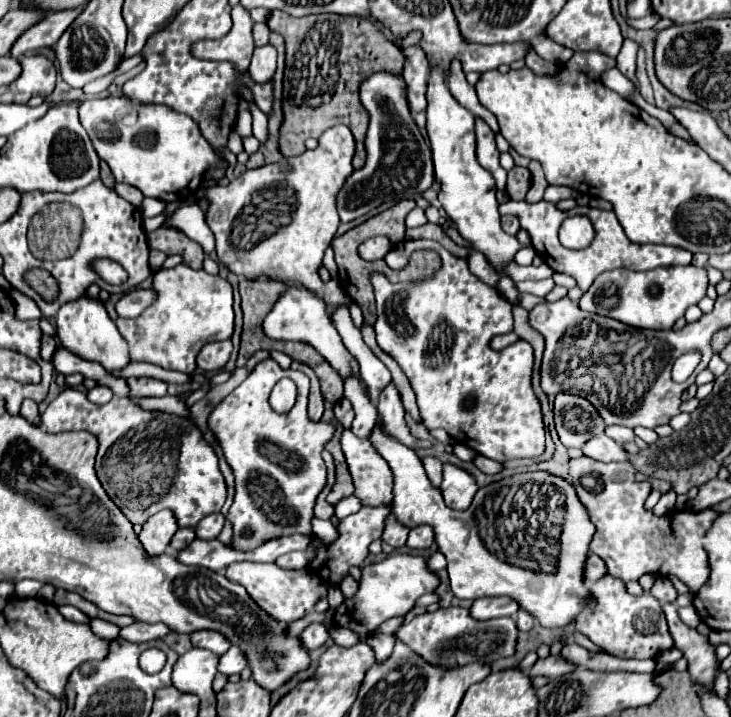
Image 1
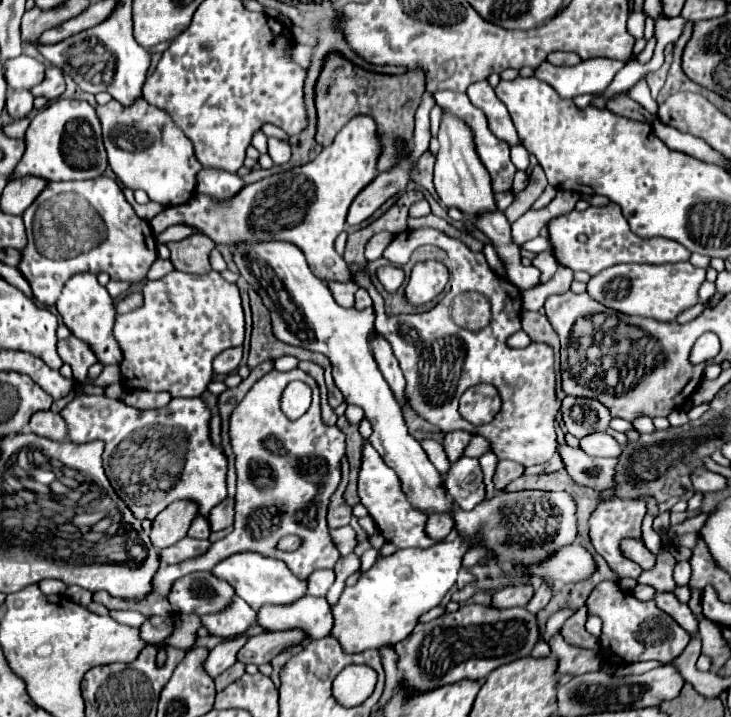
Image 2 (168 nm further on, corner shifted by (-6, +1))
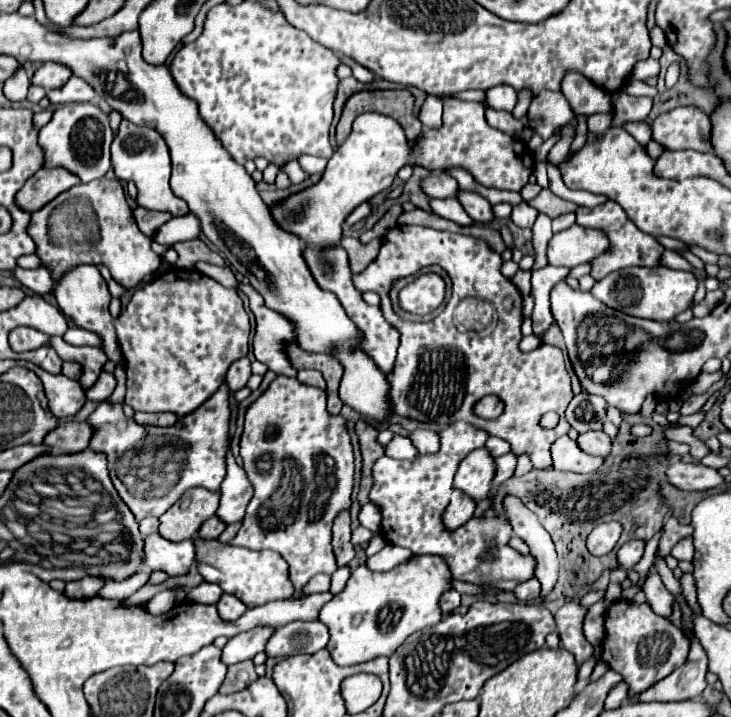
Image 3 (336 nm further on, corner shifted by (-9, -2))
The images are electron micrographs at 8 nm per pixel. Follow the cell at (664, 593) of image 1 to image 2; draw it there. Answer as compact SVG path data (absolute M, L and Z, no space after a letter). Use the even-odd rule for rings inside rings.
M664 552L657 556L655 566L650 570L644 570L636 579L638 584L650 585L656 590L674 590L676 582L672 578L674 570L674 556L670 552Z

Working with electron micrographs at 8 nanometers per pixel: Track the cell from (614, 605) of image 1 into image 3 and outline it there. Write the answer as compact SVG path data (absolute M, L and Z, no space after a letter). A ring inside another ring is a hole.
M619 599L605 611L605 641L601 649L601 659L623 675L629 683L629 695L651 687L653 681L669 675L677 665L683 665L689 653L687 635L673 625L669 619L653 613L649 603L637 605Z

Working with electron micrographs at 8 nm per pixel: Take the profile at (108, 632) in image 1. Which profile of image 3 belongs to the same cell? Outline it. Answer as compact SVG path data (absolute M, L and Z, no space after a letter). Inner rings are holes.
M161 591L161 593L157 593L155 597L151 597L147 603L145 603L145 609L149 611L149 613L153 613L153 615L159 615L159 613L165 613L165 611L169 611L173 605L175 605L175 601L177 599L183 599L185 597L185 591L181 591L181 593L171 593L171 591Z

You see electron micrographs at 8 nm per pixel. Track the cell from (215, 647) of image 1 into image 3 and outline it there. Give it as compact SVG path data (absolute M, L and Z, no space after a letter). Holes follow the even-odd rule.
M223 593L223 597L217 603L217 611L223 621L237 621L247 611L247 607L237 597Z

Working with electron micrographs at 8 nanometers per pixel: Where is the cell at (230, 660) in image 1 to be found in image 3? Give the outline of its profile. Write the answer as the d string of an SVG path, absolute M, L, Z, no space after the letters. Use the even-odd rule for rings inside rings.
M293 621L279 627L265 645L267 657L289 657L297 653L315 653L329 641L329 631L321 621Z

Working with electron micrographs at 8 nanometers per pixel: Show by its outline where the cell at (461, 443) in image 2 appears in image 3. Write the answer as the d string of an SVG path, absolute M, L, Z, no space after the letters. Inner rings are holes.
M453 423L439 433L441 449L437 455L421 455L417 461L397 461L379 457L373 465L371 503L381 509L381 533L391 545L401 545L417 555L441 555L449 561L453 579L513 591L519 583L535 577L537 561L533 555L521 555L509 547L512 527L505 514L471 519L455 531L445 531L441 513L449 505L453 480L459 463L475 449L485 445L487 433L469 427L469 423Z

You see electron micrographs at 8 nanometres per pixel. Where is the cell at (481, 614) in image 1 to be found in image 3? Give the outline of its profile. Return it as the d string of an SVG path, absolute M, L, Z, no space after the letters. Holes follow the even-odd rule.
M533 577L533 579L525 581L525 583L521 583L521 585L513 591L513 595L515 595L519 601L533 601L533 599L539 597L539 591L541 591L541 585L539 585L539 581Z

